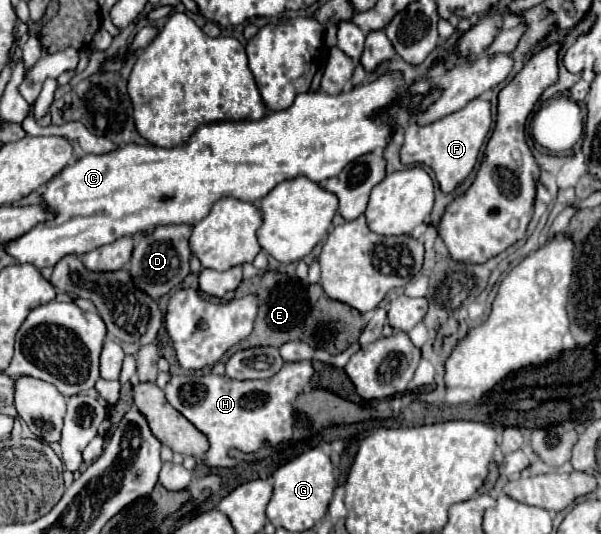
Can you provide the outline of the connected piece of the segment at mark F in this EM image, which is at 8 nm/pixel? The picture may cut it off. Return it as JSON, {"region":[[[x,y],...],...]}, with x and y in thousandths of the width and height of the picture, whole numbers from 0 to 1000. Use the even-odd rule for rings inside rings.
{"region":[[[787,185],[770,204],[757,208],[717,234],[707,234],[707,238],[684,227],[674,238],[674,268],[667,275],[667,305],[671,309],[707,305],[710,313],[720,316],[730,354],[737,361],[750,361],[787,320],[814,242],[817,242],[817,197],[814,197],[814,189],[804,189],[804,185]]]}

